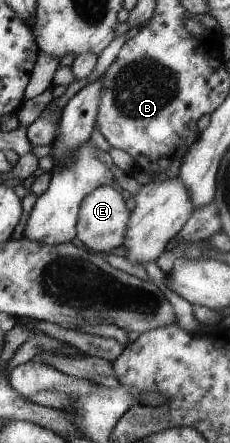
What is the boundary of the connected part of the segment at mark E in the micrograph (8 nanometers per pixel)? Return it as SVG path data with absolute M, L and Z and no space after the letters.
M111 186L96 187L80 201L75 222L76 238L93 253L111 251L122 245L129 216L130 212L118 190Z

